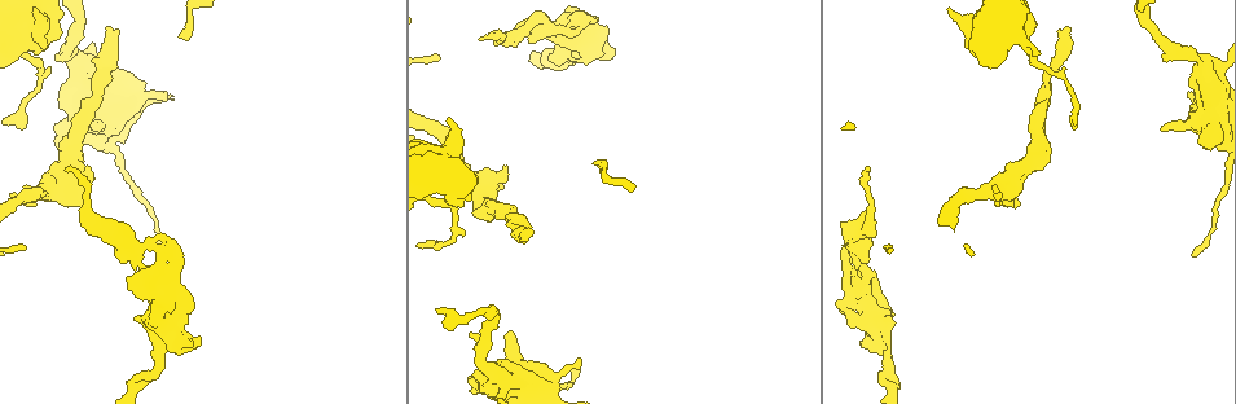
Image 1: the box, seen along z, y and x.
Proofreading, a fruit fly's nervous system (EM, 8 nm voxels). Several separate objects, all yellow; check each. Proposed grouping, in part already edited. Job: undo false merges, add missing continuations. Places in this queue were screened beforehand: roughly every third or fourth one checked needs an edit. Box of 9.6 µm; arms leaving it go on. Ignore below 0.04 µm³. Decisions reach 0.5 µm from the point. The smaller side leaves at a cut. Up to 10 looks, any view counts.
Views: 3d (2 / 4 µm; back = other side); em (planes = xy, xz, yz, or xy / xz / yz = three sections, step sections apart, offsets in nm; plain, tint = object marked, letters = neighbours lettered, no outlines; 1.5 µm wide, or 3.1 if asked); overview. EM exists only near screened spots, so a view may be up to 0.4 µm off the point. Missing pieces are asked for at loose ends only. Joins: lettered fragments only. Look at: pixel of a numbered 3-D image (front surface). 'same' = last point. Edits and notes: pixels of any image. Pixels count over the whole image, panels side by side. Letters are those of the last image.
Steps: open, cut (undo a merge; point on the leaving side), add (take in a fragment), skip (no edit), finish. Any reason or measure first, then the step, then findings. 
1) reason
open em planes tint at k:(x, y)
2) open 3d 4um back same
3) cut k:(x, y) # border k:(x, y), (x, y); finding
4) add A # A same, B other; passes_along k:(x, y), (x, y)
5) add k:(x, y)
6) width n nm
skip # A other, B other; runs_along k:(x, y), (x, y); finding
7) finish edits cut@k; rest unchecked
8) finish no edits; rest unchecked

free end
open em planes tint at 1:(1036, 24)

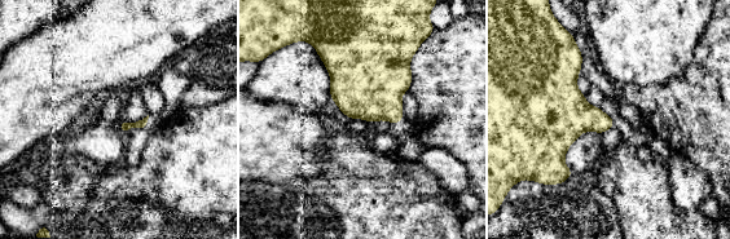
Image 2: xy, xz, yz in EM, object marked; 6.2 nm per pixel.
open em planes letters same

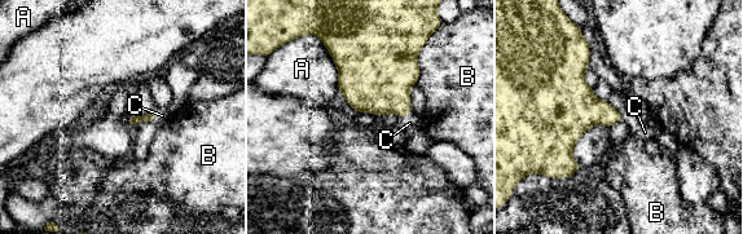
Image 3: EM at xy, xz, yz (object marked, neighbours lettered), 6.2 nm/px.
add C # A other, B other, C same; it goes on there

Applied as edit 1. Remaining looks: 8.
redraw
open overview

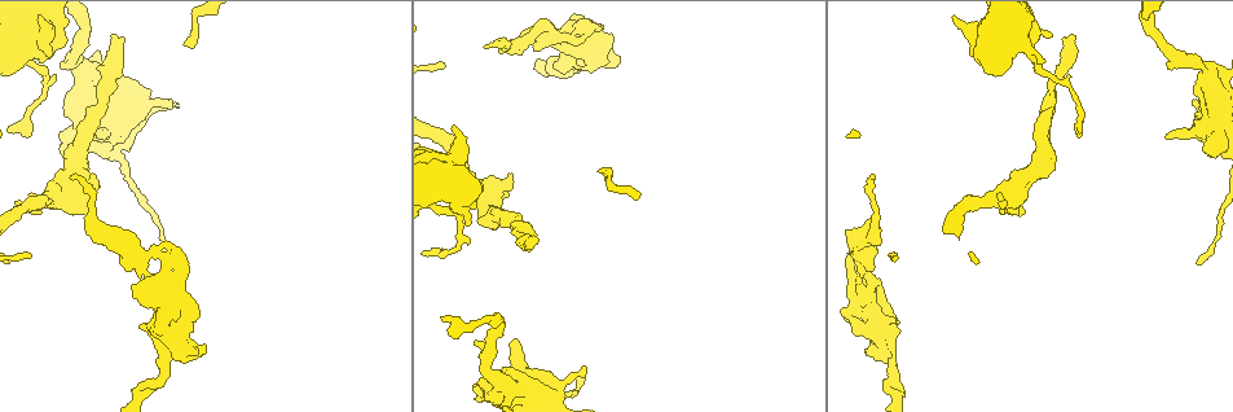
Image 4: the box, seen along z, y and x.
open em planes letters at 4:(1215, 153)

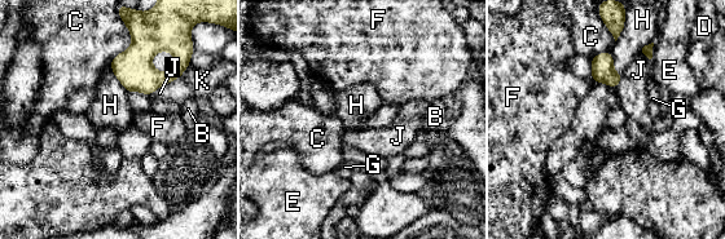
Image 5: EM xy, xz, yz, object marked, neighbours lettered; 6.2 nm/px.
longest_contact C 400 nm
skip # B other, C other, D other, E other, F other, G other, H other, J other, K other; border 5:(180, 78), (162, 84), (150, 96); no lettered fragment goes on from it

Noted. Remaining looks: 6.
thin neck
open 3d 2um at 4:(489, 369)

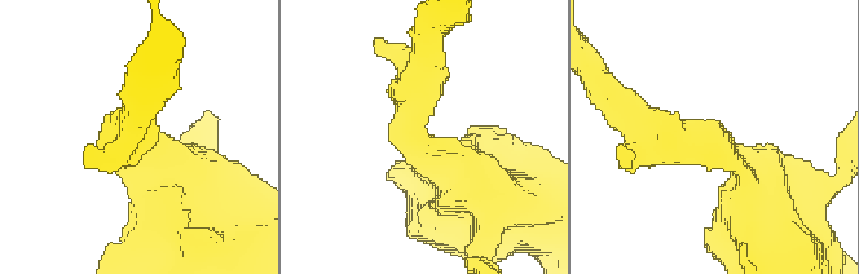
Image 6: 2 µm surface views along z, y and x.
arm_widths 240, 500 nm
open em planes letters at 6:(422, 136)

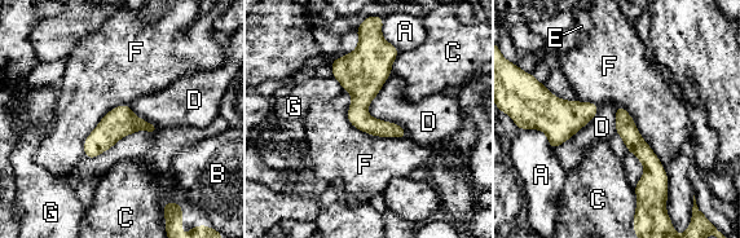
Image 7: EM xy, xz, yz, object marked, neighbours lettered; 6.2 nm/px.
skip # A other, B other, C other, D other, E other, F other, G other; border 7:(391, 73), (366, 111), (408, 137); one neuron here

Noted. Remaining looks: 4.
finish edits add@3; rest unchecked

